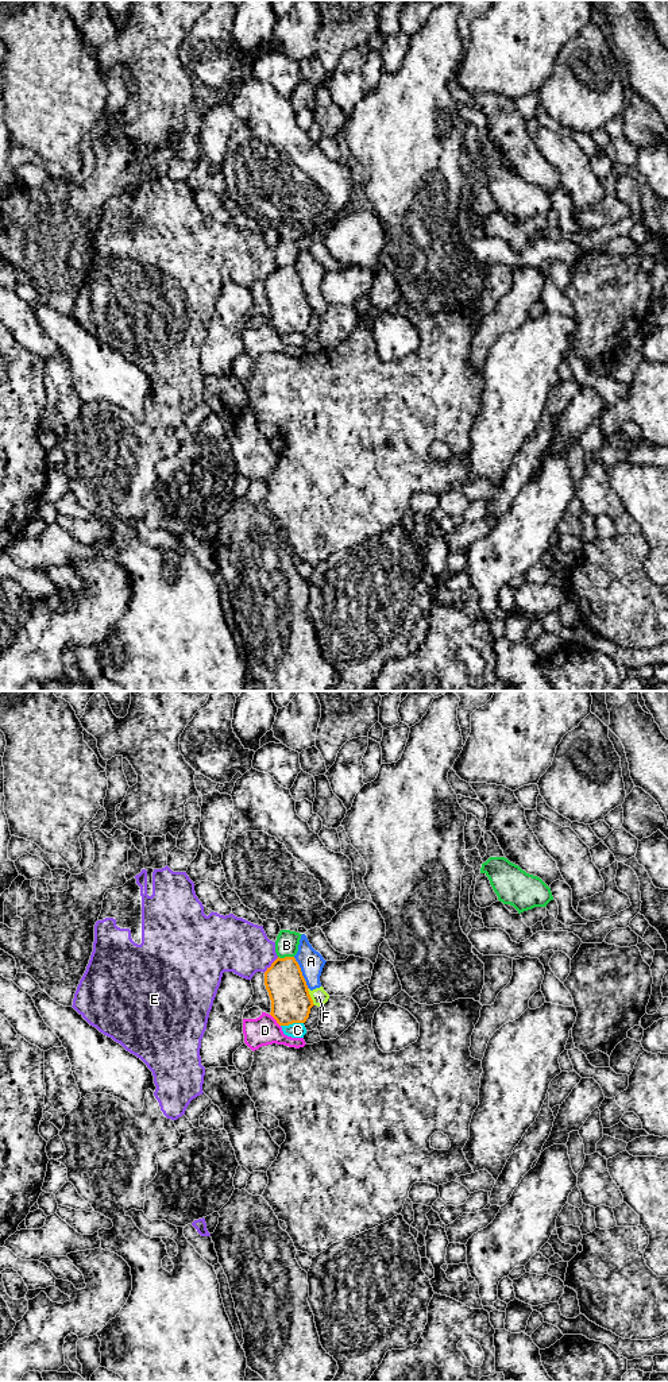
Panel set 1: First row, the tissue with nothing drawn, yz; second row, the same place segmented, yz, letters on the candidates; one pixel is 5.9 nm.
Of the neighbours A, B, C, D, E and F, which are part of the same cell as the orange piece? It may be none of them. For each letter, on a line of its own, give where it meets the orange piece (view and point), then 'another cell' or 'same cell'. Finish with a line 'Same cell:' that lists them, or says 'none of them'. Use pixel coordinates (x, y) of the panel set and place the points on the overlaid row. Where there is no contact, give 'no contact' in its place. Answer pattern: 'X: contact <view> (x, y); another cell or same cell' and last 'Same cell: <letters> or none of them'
A: contact yz (301, 973); another cell
B: contact yz (286, 957); another cell
C: contact yz (292, 1023); another cell
D: contact yz (275, 1019); another cell
E: contact yz (271, 965); another cell
F: contact yz (309, 996); another cell
Same cell: none of them

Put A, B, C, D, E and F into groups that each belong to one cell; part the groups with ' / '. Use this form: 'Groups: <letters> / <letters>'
Groups: A F / B / C / D / E

